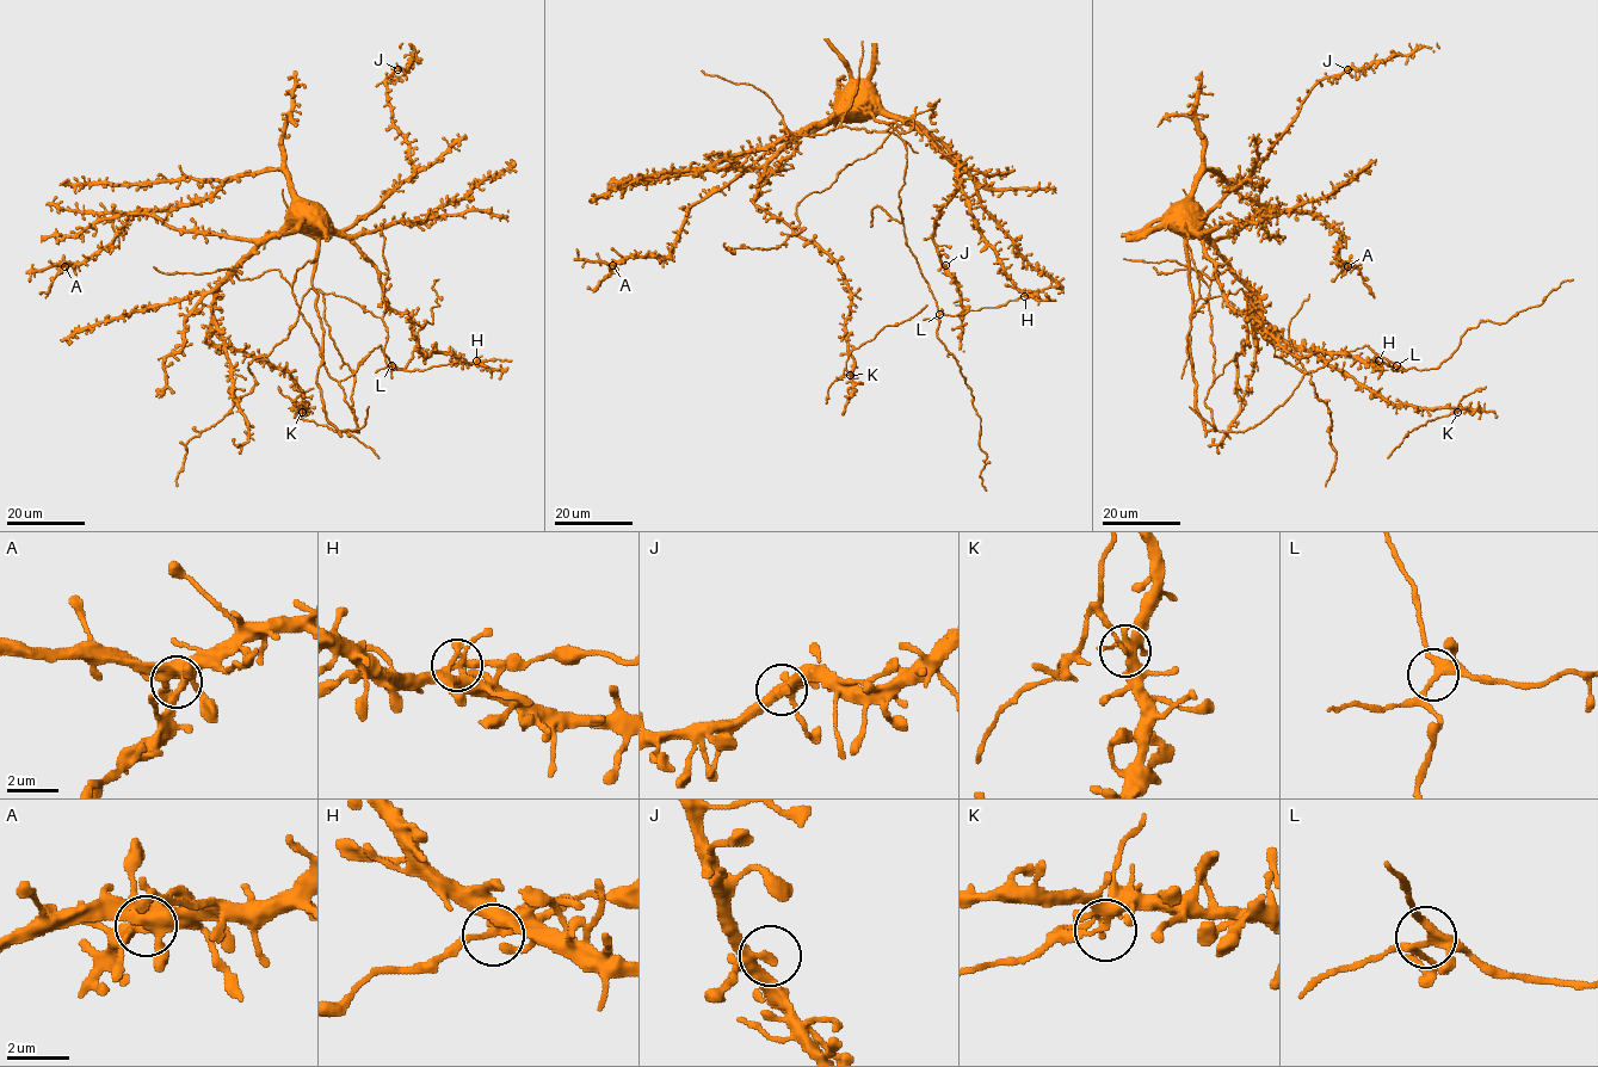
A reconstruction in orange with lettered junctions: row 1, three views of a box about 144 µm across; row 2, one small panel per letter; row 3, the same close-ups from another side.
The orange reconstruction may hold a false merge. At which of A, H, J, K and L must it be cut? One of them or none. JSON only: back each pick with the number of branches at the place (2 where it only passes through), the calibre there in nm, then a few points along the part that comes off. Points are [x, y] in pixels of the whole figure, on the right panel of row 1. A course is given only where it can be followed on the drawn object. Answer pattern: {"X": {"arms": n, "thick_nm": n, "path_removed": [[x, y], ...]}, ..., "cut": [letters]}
{"K": {"arms": 5, "thick_nm": 240, "path_removed": [[1457, 412], [1408, 431], [1387, 458]]}, "cut": ["K"]}

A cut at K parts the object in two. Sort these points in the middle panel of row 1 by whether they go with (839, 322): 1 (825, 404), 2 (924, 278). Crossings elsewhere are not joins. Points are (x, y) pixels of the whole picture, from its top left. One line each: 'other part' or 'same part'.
1: other part
2: same part

